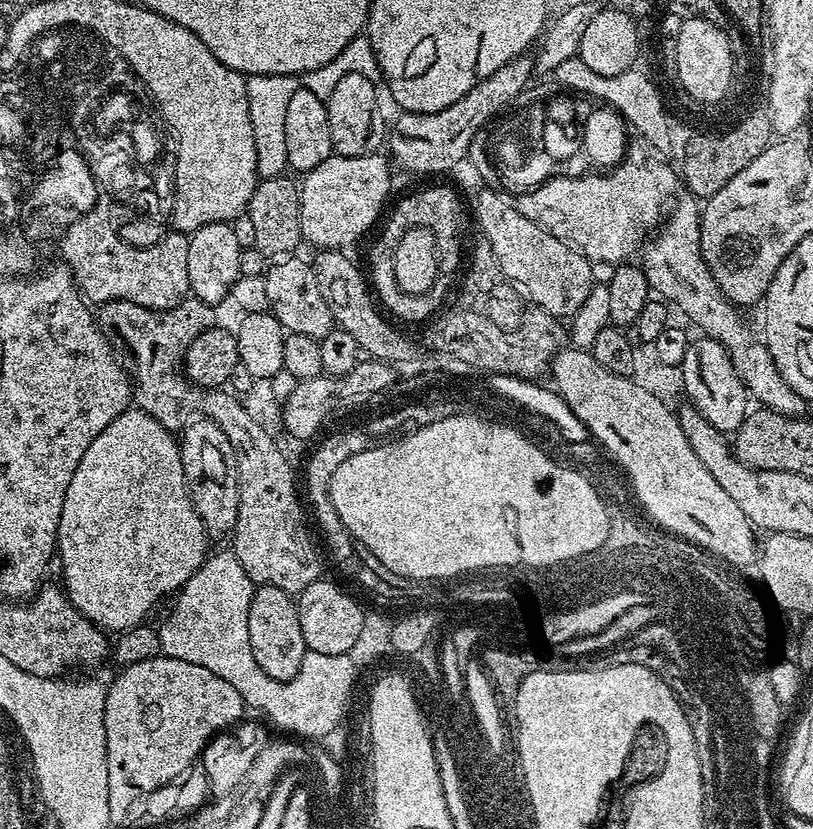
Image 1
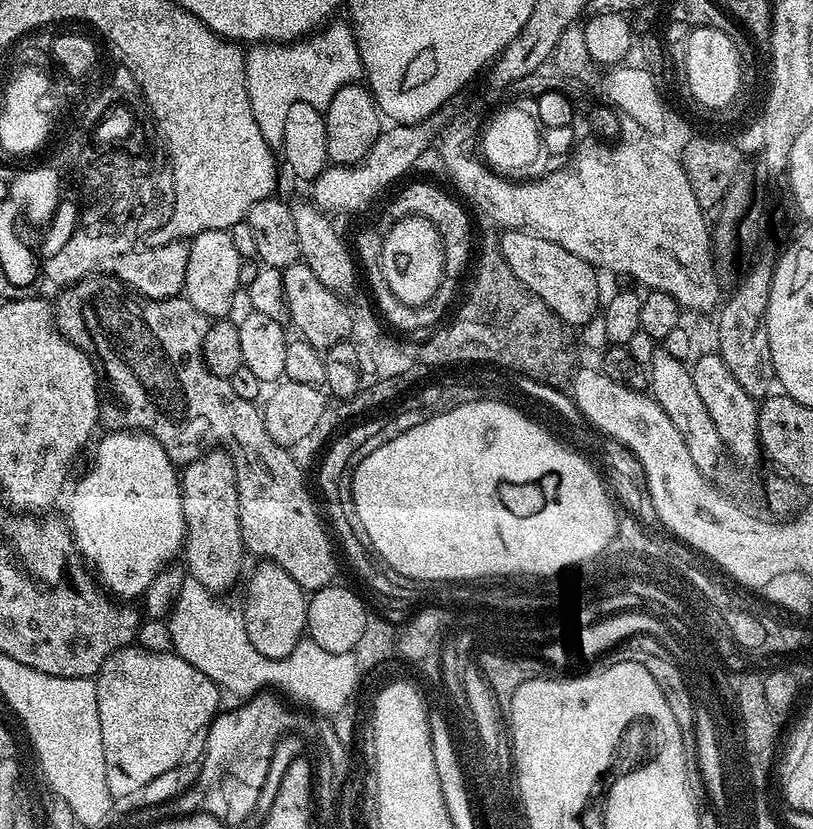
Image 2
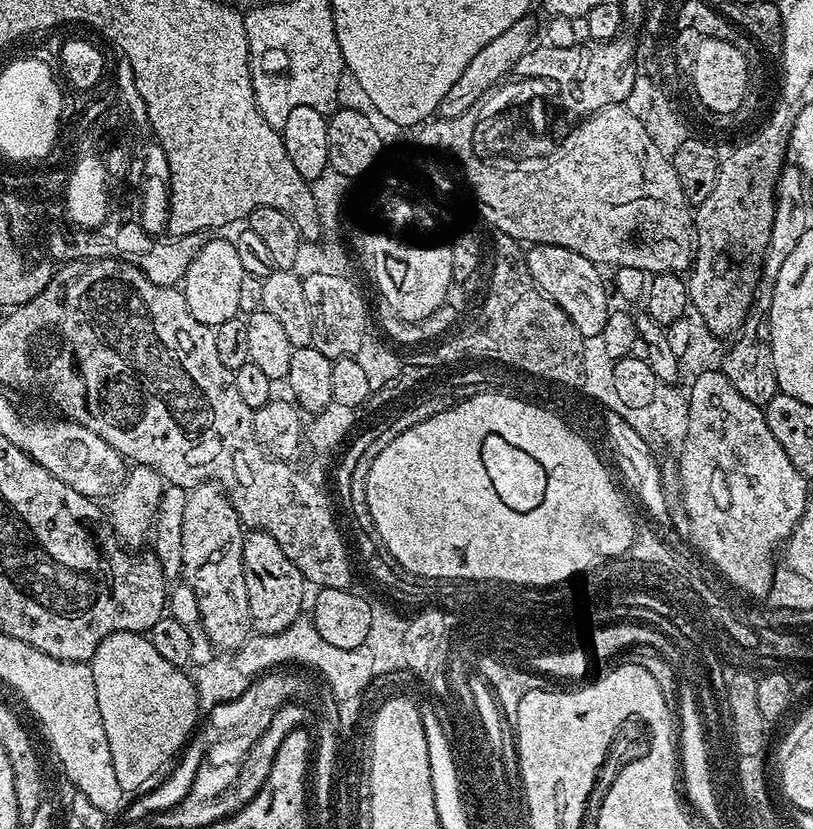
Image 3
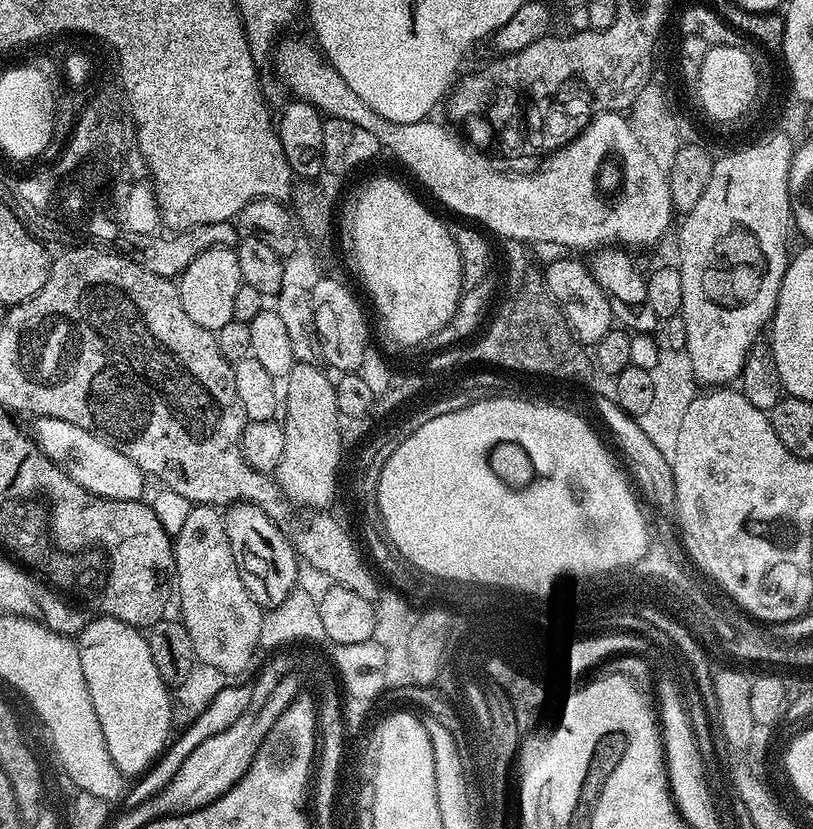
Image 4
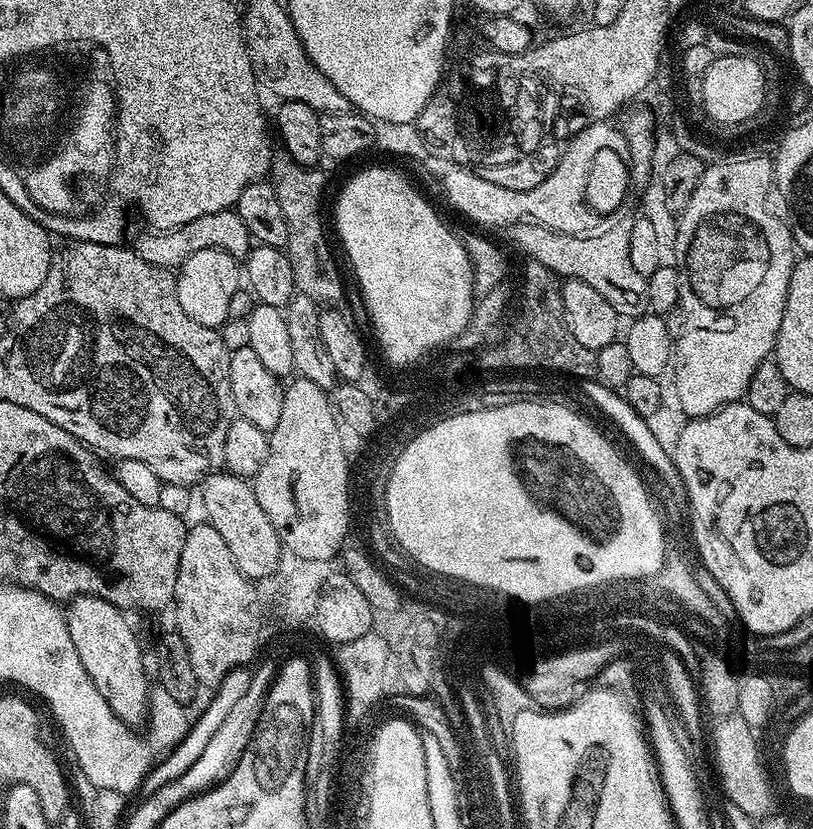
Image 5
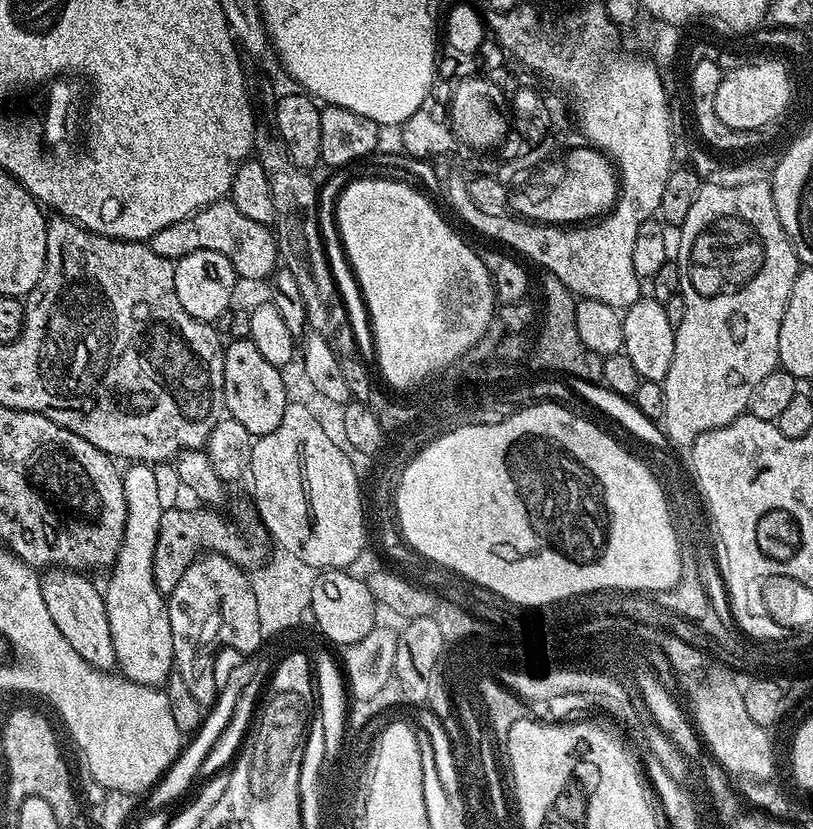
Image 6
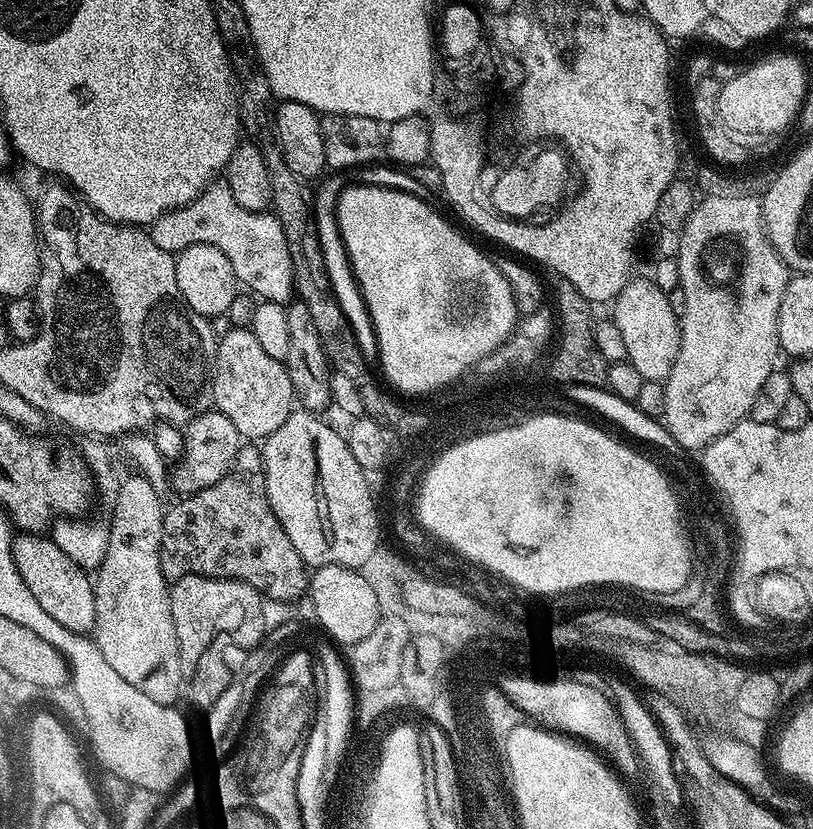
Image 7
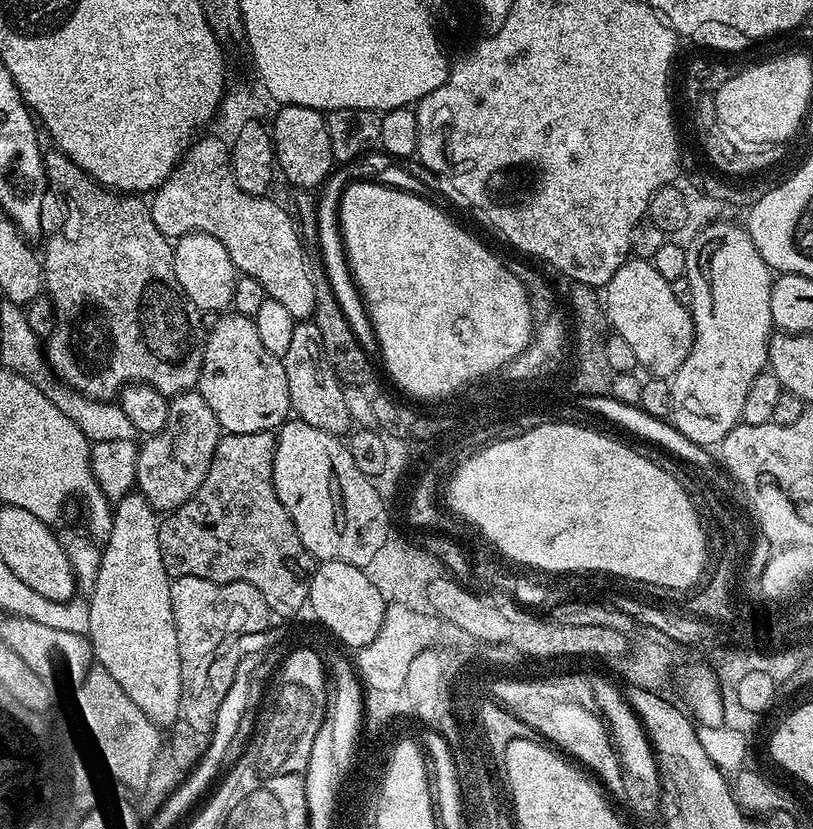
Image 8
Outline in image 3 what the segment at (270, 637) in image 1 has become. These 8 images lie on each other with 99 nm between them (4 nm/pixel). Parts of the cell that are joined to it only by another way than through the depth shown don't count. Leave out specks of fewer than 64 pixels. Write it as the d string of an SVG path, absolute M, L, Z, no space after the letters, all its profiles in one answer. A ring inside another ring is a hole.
M255 529L245 535L243 544L243 572L249 599L253 629L259 635L274 636L284 632L301 617L307 580L294 562L270 535Z

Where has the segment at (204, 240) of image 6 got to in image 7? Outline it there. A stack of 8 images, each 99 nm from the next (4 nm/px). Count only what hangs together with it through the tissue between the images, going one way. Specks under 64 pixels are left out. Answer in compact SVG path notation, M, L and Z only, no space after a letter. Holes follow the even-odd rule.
M214 182L202 195L194 198L186 206L162 214L162 218L158 218L150 225L150 231L154 238L154 246L173 254L179 254L195 244L218 246L218 250L222 250L222 254L230 258L230 266L234 266L237 281L243 287L245 284L249 288L245 288L249 293L255 294L260 300L269 300L283 305L287 305L293 299L292 259L290 250L286 246L286 234L278 218L271 211L255 212L238 206L238 202L234 202L234 194L228 188L227 183Z

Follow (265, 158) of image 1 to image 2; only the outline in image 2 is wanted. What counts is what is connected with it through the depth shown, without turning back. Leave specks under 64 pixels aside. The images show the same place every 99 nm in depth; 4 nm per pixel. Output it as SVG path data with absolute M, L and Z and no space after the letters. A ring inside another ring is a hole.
M333 19L322 30L295 42L256 42L247 49L244 69L250 110L254 110L254 122L258 122L262 138L273 150L284 147L286 114L294 102L310 102L323 110L342 86L357 83L364 76L362 54L352 25L341 20Z

